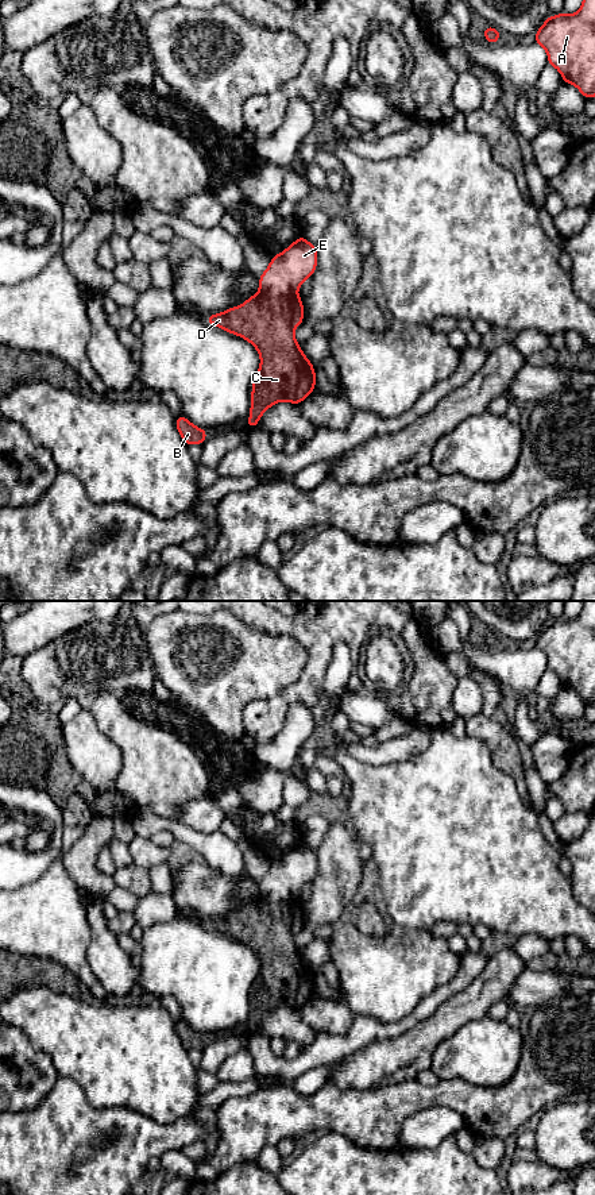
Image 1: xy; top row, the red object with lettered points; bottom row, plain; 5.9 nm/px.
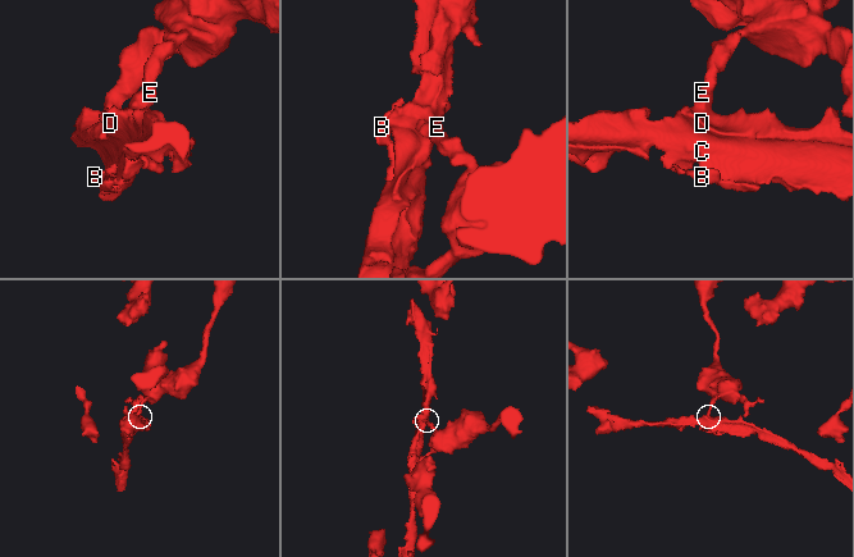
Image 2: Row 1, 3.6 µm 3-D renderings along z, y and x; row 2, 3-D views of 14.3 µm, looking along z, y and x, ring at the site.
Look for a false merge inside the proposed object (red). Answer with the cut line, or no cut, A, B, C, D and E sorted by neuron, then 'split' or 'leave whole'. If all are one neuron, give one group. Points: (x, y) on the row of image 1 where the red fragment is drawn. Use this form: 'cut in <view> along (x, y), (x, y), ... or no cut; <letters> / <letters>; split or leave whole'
cut in xy along (261, 289), (270, 295), (296, 295); A E / B C D; split

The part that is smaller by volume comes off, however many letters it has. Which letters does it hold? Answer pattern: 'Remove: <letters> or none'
Remove: B, C, D

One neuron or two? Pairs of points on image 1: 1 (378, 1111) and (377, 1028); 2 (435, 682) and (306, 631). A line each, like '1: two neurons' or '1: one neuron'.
1: two neurons
2: one neuron

